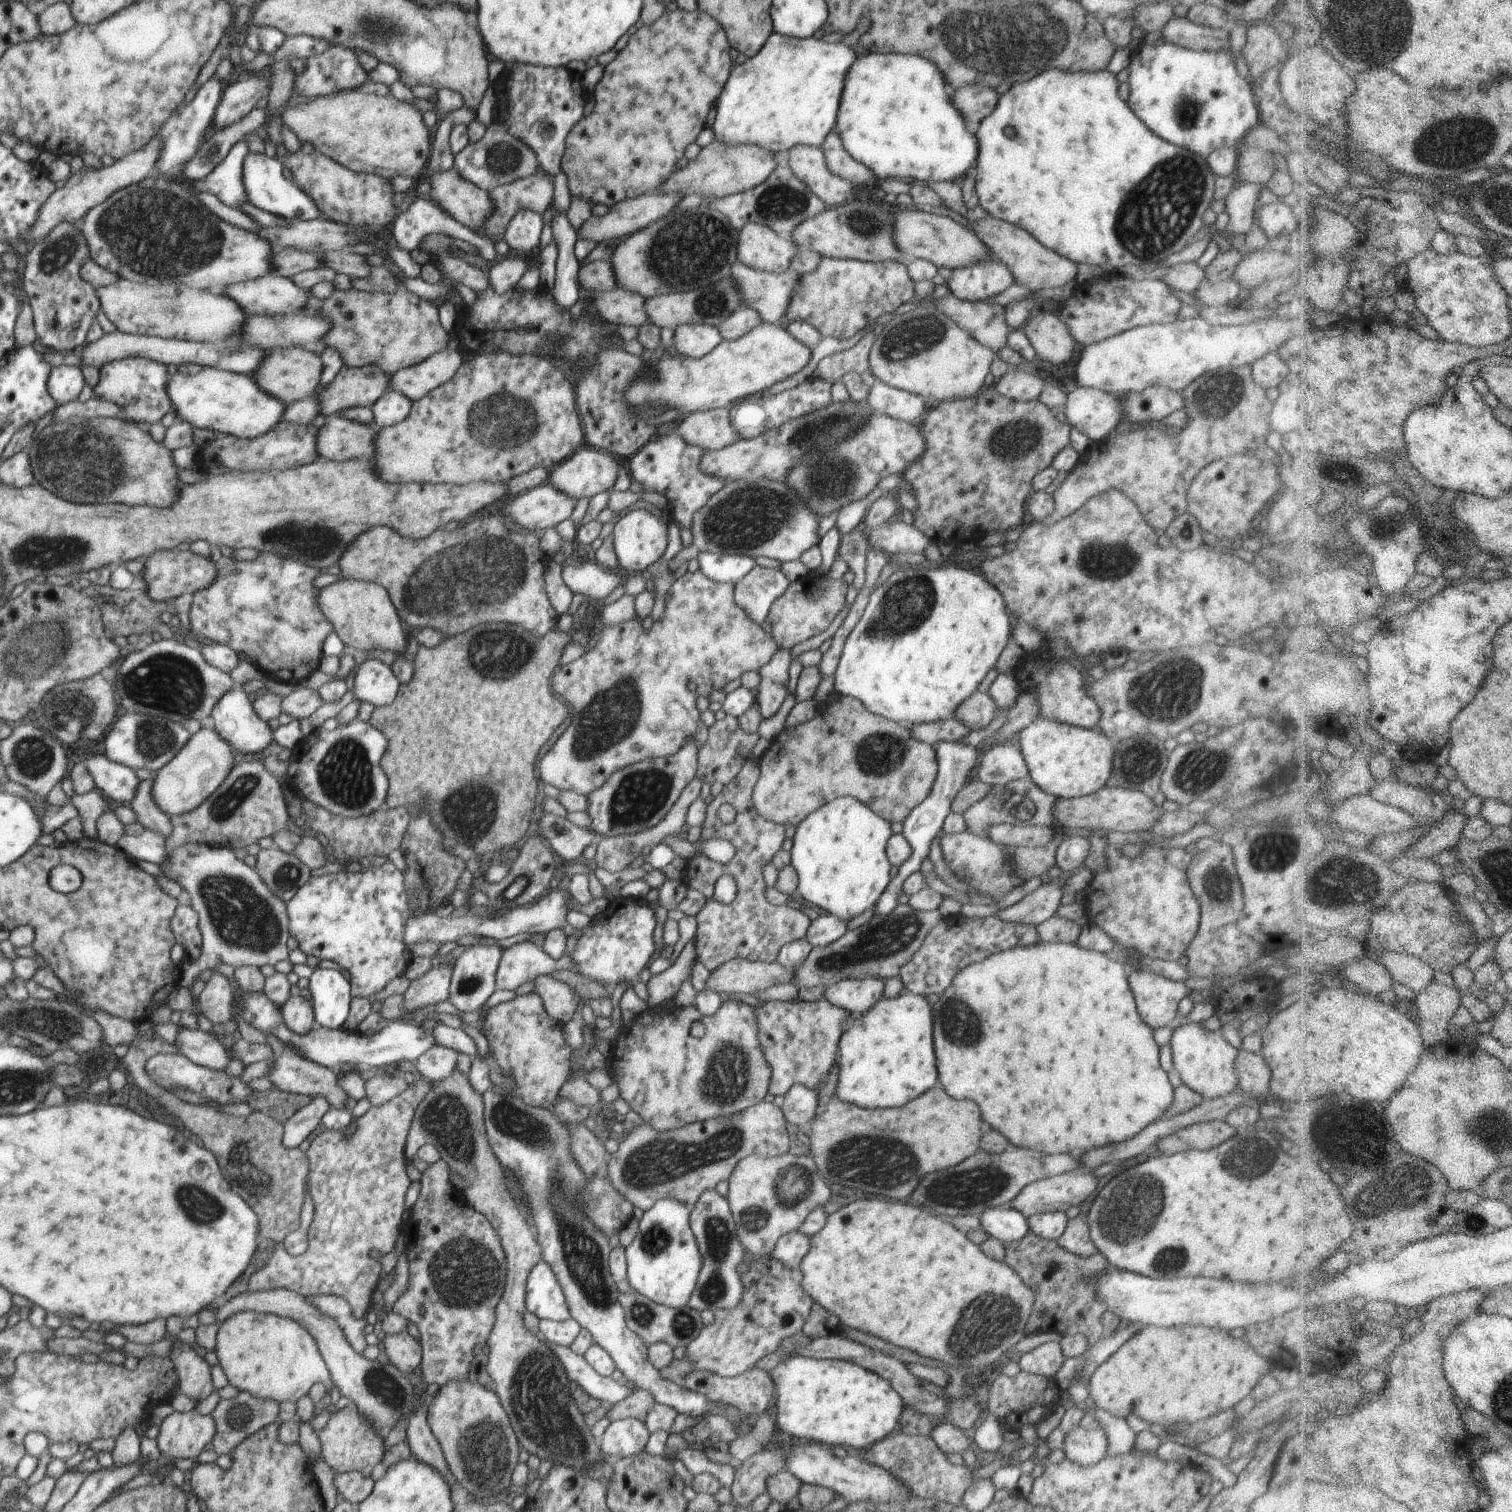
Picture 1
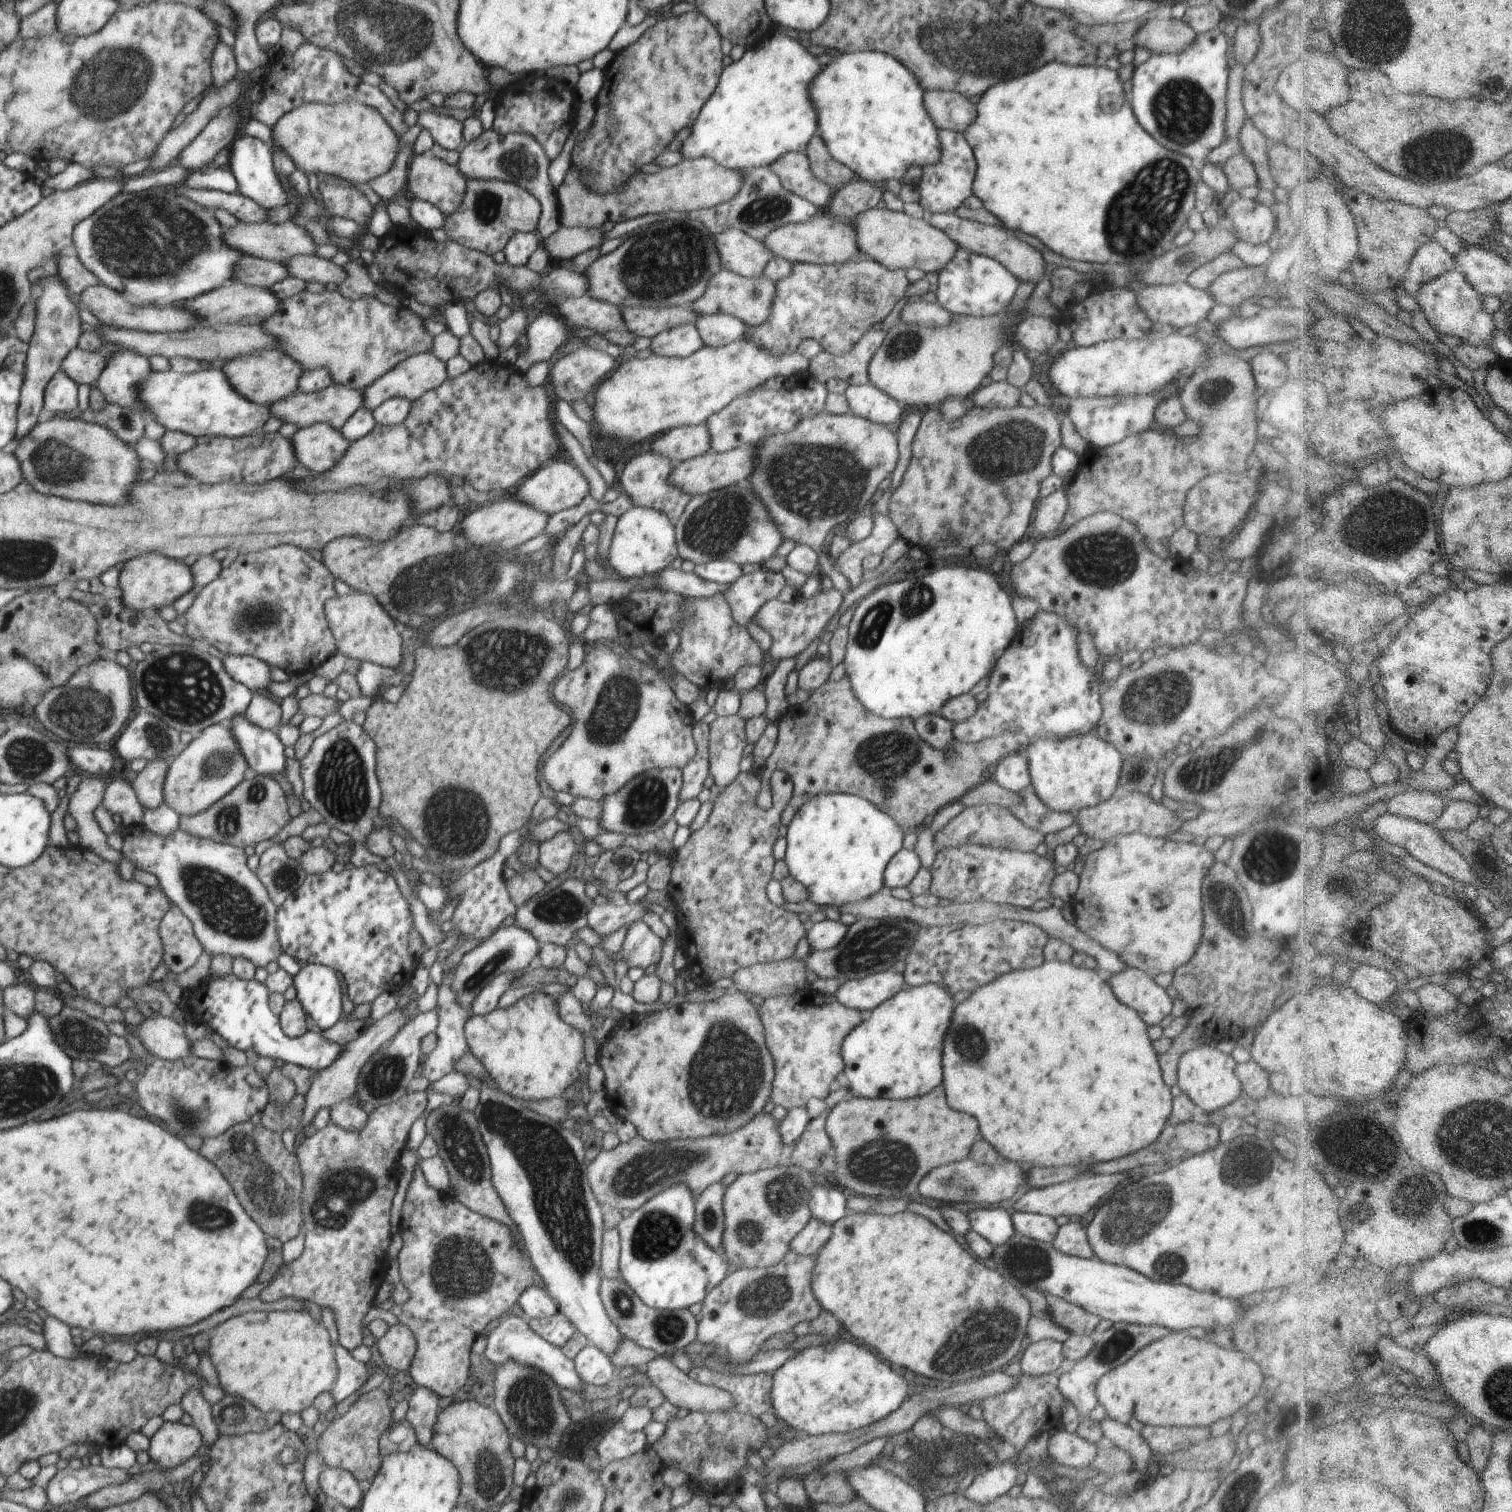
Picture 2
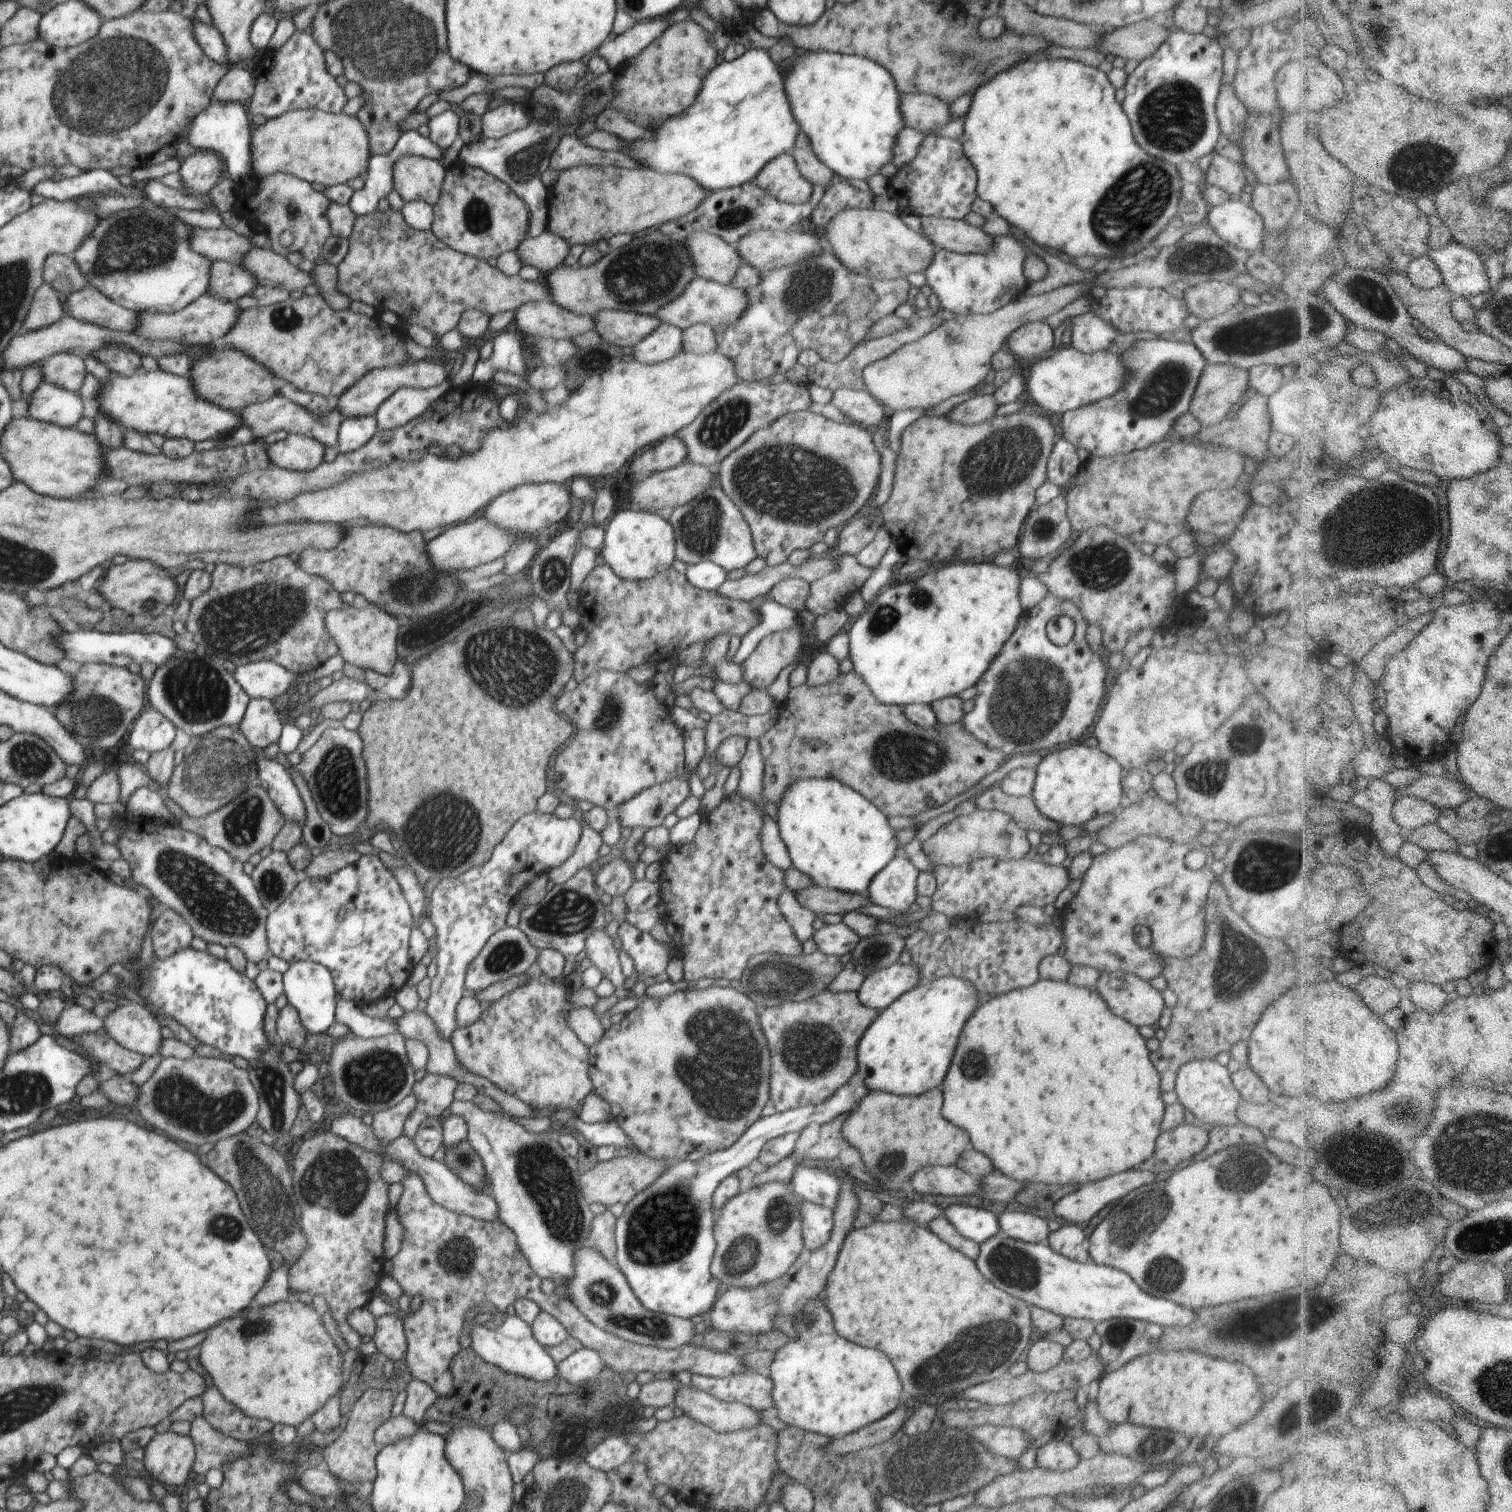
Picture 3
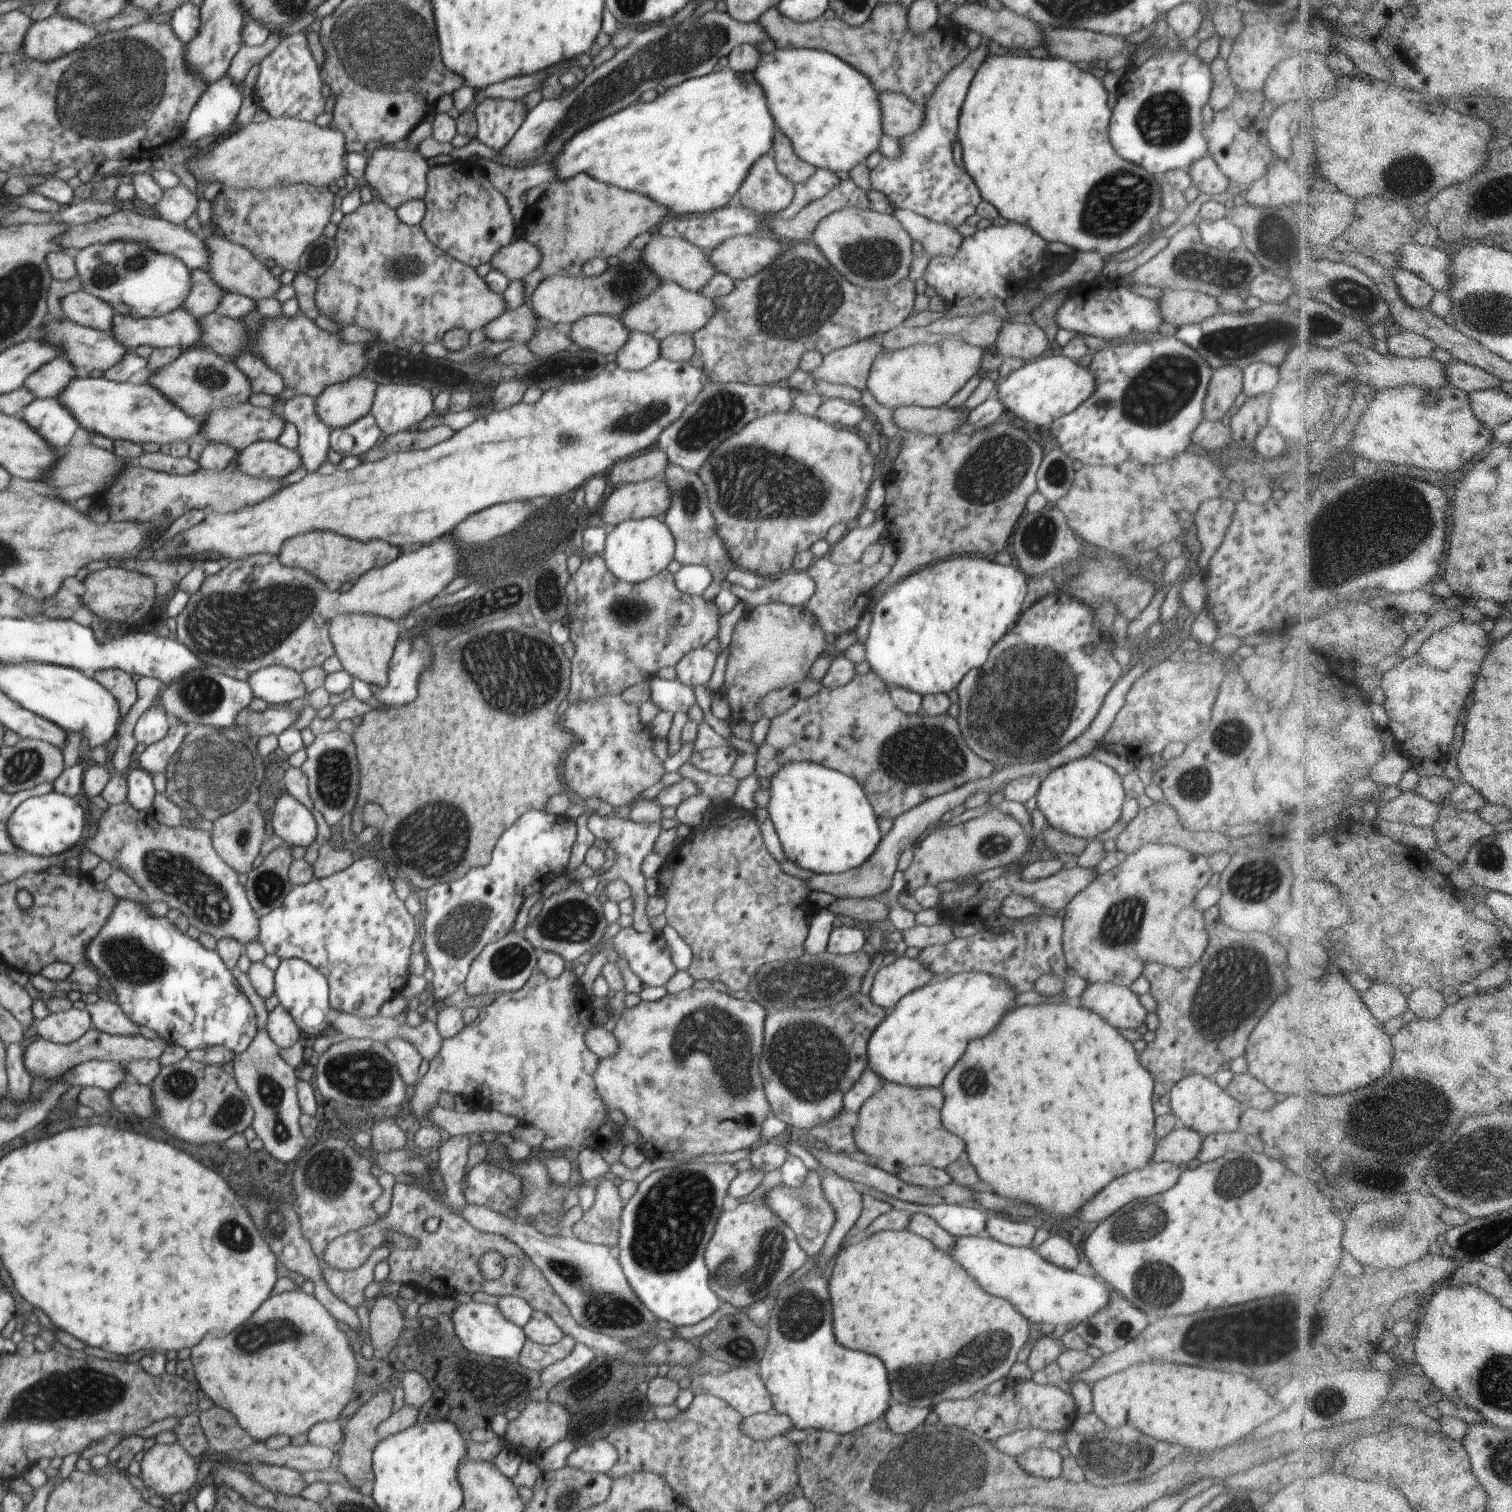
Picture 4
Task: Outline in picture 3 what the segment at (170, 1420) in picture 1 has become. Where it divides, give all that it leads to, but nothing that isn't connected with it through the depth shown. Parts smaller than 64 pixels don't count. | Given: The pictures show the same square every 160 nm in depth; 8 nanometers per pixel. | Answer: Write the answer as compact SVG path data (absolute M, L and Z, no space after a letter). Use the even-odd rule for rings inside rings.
M172 1431L156 1433L145 1448L143 1460L148 1474L165 1486L182 1486L195 1461L194 1441Z

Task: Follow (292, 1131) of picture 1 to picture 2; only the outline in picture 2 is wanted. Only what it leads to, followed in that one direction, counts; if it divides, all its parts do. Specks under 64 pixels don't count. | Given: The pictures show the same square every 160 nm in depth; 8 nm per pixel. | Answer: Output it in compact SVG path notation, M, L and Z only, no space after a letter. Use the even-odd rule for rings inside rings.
M399 1006L390 1015L386 1015L380 1020L374 1021L368 1028L363 1028L358 1038L347 1043L340 1051L338 1058L334 1062L321 1071L315 1072L310 1088L305 1094L306 1104L303 1110L303 1116L300 1124L296 1126L299 1129L313 1122L313 1118L318 1109L331 1109L335 1104L346 1100L353 1100L356 1092L356 1085L360 1071L367 1060L380 1048L389 1046L389 1042L394 1035L399 1032L400 1027L408 1022L407 1016L403 1013L403 1009Z

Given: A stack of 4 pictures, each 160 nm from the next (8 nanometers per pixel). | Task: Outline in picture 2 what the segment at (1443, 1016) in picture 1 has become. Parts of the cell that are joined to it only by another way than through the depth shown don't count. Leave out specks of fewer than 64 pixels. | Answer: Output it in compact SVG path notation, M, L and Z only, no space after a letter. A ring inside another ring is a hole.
M1427 983L1417 994L1421 1000L1421 1010L1431 1017L1439 1017L1447 1012L1457 1010L1460 999L1456 998L1444 985Z

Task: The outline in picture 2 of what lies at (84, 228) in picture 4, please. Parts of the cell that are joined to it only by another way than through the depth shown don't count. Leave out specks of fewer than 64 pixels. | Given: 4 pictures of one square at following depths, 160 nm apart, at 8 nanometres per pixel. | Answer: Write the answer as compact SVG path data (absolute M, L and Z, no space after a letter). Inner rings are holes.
M240 220L234 228L224 231L222 238L231 249L241 252L242 255L279 263L296 255L312 255L317 247L313 238L292 220L277 225L268 221L245 223Z

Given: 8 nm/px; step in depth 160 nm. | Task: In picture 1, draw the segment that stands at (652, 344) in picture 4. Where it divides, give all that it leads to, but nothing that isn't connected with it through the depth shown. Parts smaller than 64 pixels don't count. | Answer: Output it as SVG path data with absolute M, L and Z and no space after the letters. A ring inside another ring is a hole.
M692 323L682 324L674 330L673 346L684 357L700 359L723 341L717 327Z

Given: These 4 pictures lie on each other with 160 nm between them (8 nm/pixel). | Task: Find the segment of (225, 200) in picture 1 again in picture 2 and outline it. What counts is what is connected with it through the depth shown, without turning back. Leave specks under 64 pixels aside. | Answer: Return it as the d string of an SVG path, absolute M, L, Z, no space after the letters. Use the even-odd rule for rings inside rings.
M228 166L210 168L205 173L190 173L184 186L193 189L216 189L228 194L238 193L238 183Z

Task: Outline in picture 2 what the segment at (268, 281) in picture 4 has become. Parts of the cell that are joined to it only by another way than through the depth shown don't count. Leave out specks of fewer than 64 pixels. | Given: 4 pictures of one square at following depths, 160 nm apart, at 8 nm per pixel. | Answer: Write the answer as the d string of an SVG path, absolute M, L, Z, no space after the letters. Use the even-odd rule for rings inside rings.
M296 255L282 263L287 268L287 276L307 282L320 284L340 284L345 279L345 270L329 259L315 255Z

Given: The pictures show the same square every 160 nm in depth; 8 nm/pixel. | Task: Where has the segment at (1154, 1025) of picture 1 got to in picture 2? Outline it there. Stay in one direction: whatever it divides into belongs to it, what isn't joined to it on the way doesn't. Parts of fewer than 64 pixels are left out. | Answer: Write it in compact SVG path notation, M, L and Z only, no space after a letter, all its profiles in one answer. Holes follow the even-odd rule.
M1124 969L1108 976L1114 996L1133 1008L1147 1025L1159 1024L1172 1010L1172 1000L1166 989L1151 976L1138 969Z

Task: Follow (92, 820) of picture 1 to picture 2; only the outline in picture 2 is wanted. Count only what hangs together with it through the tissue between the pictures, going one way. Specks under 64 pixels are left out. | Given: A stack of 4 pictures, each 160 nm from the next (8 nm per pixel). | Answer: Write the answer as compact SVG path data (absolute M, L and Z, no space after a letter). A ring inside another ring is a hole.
M116 779L108 784L100 805L104 805L112 814L121 816L124 826L142 823L143 806L138 800L133 783L128 783L125 779Z

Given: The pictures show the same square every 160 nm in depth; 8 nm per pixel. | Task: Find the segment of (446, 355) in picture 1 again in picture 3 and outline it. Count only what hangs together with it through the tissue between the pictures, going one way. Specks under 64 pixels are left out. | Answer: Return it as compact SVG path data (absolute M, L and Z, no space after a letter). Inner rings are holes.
M418 360L418 362L406 362L396 367L386 367L381 369L369 370L356 384L346 389L340 397L332 400L332 406L340 411L344 418L365 417L374 415L378 407L396 389L402 387L414 387L421 389L429 389L440 386L448 374L443 365Z

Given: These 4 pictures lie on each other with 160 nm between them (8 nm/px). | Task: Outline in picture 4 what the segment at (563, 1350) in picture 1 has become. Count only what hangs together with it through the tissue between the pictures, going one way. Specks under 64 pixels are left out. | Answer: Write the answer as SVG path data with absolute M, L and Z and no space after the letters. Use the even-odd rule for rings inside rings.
M470 1301L468 1303L458 1303L452 1312L449 1312L450 1332L457 1336L462 1342L462 1346L470 1352L516 1361L526 1342L527 1336L523 1328L516 1326L509 1320L506 1320L498 1307L489 1303L476 1303Z

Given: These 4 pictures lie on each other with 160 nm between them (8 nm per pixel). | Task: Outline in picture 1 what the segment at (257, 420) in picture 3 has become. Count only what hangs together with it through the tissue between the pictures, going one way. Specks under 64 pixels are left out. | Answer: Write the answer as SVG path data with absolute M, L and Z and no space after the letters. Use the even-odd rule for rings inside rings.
M374 364L360 368L343 367L331 384L318 394L320 415L341 414L346 408L371 407L380 396L390 391L392 375Z

